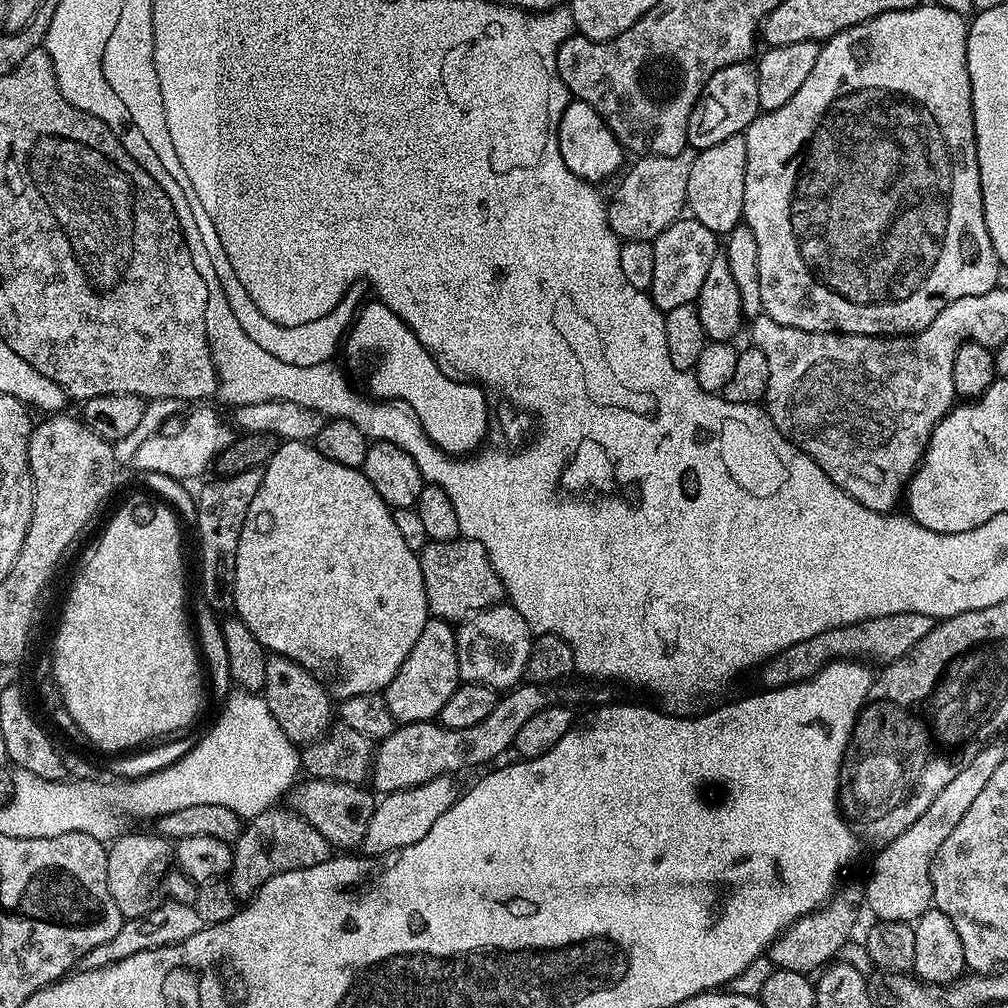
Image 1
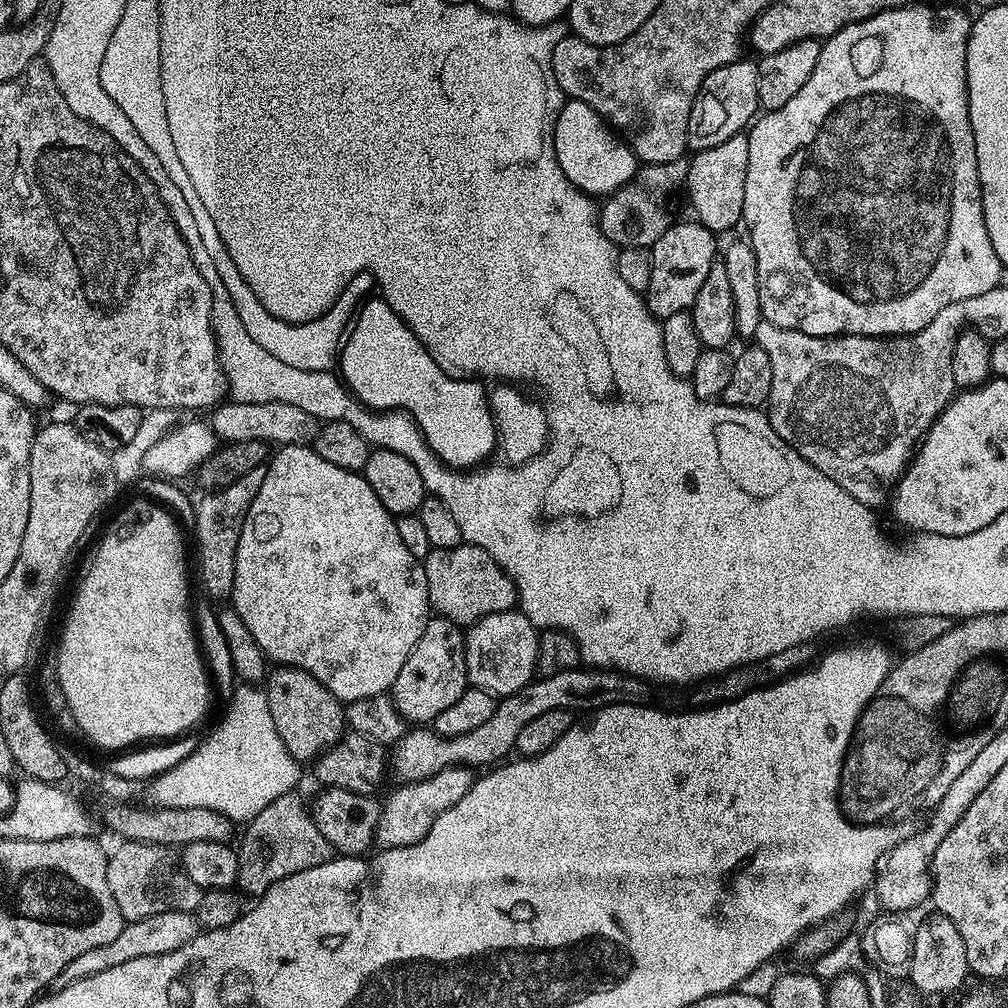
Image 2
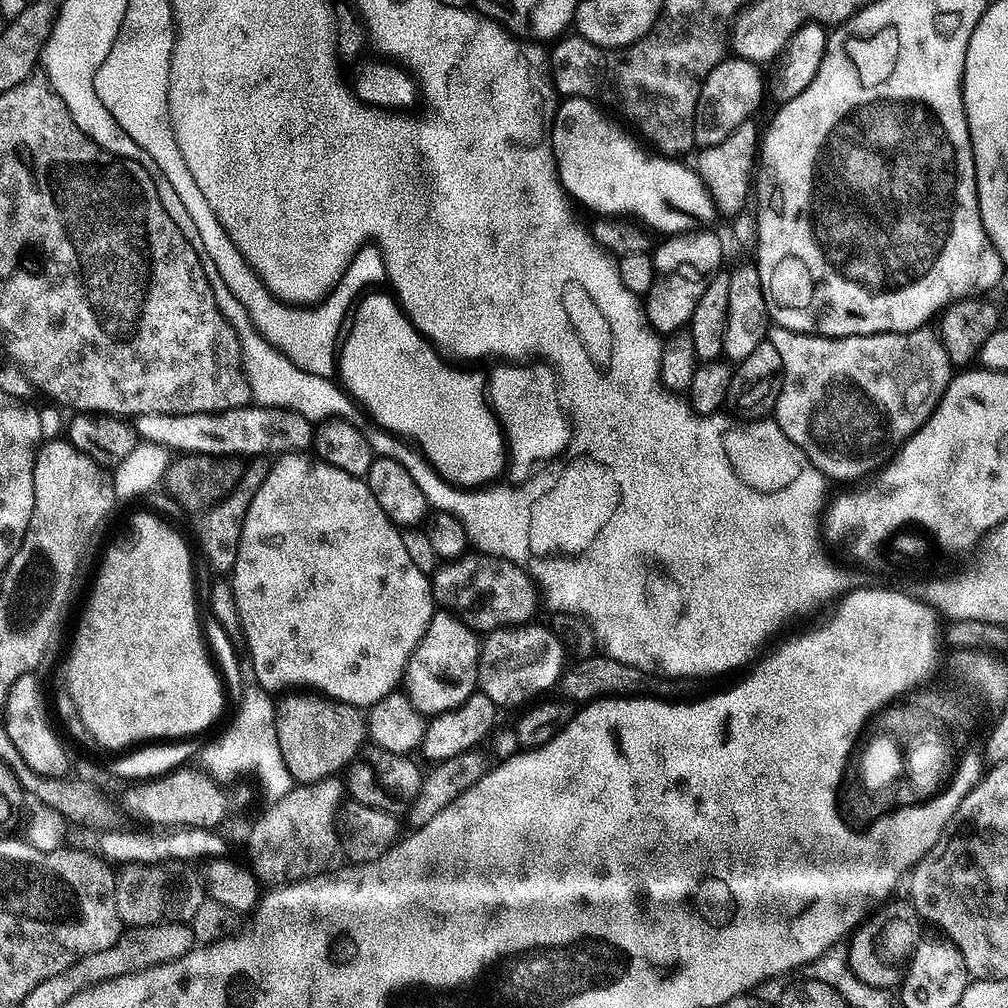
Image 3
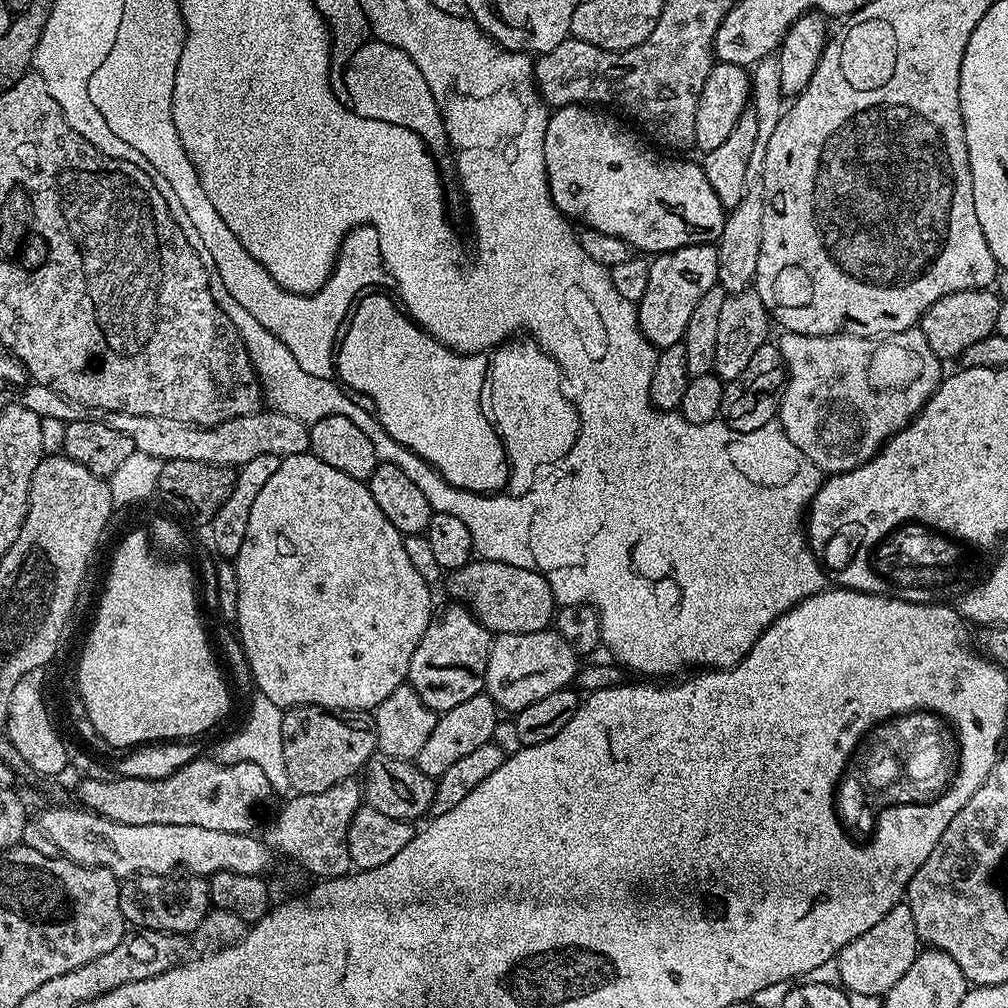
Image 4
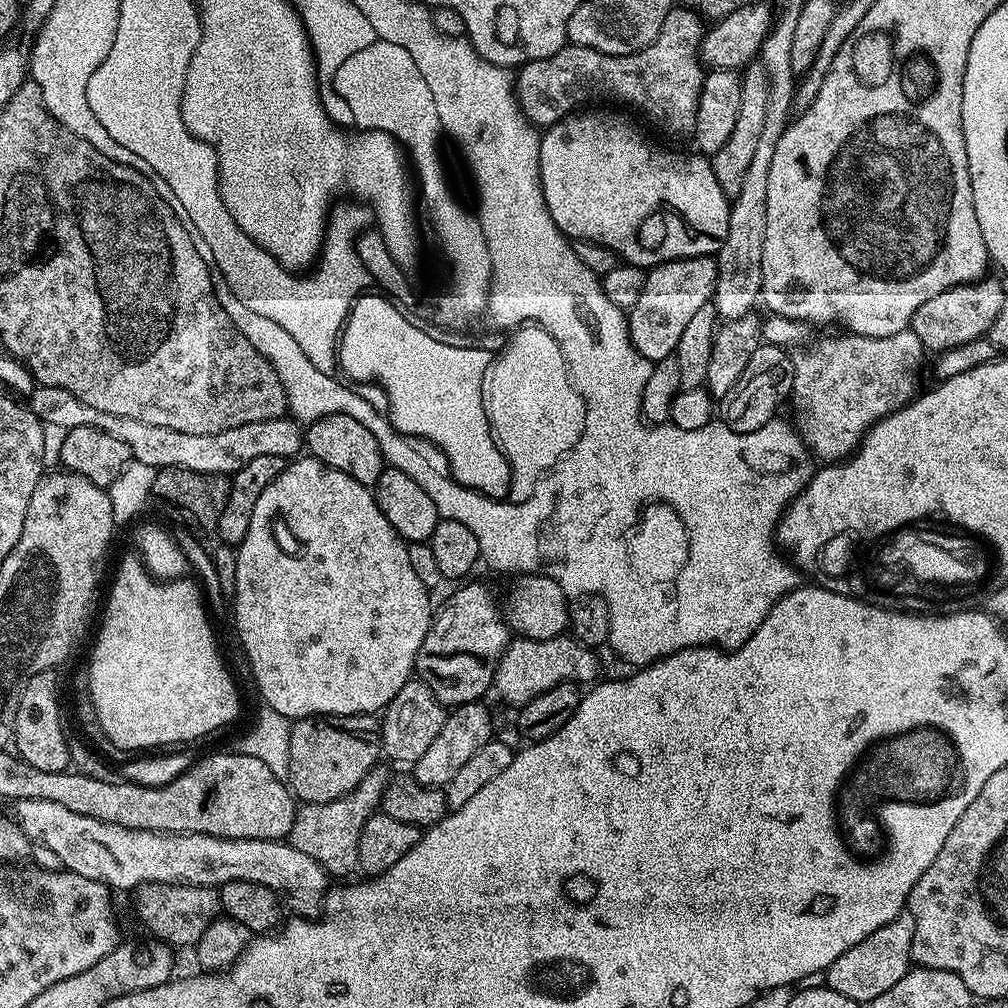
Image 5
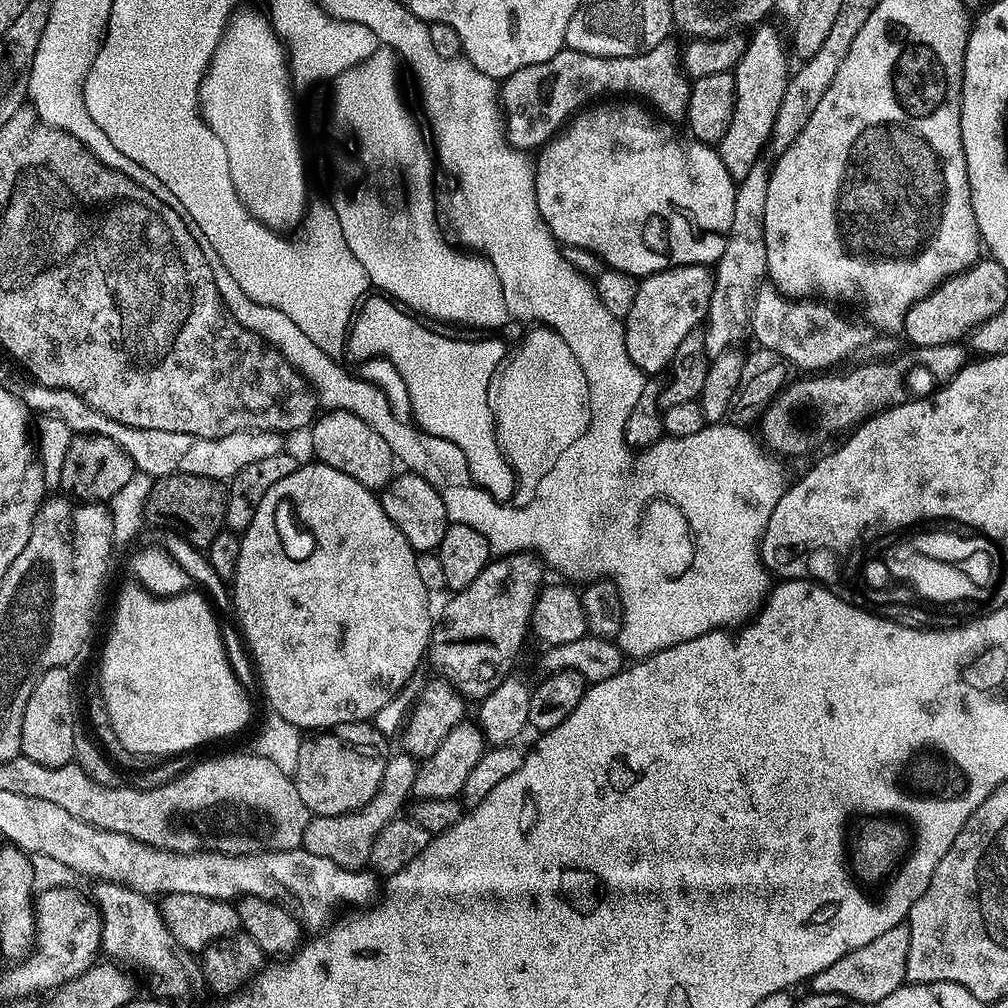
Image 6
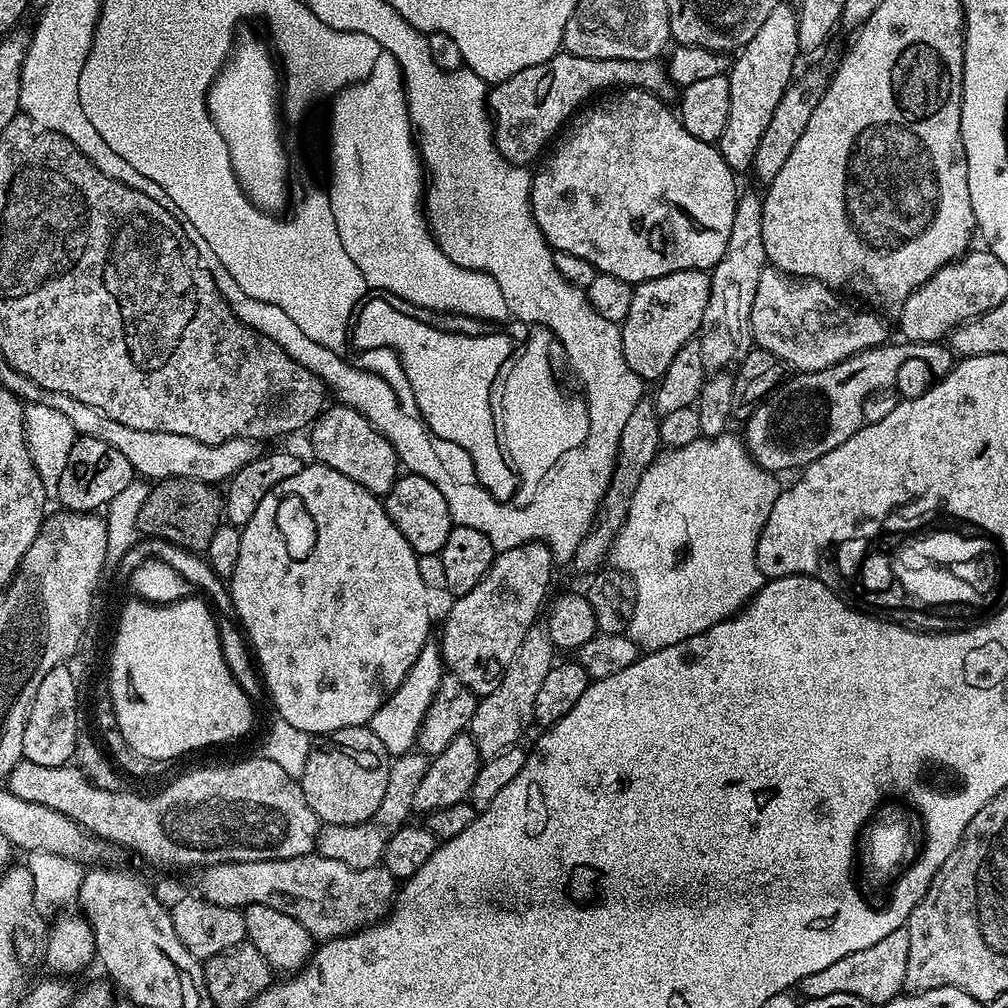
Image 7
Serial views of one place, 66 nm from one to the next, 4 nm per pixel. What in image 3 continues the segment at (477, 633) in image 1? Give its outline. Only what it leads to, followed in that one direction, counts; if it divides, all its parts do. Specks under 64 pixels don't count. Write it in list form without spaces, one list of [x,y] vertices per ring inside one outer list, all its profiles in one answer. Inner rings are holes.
[[[536,623],[495,628],[480,641],[478,688],[486,694],[486,698],[490,698],[490,702],[501,709],[516,708],[519,704],[525,705],[533,701],[539,692],[559,685],[560,677],[565,671],[566,648],[560,645],[559,638],[550,629]]]

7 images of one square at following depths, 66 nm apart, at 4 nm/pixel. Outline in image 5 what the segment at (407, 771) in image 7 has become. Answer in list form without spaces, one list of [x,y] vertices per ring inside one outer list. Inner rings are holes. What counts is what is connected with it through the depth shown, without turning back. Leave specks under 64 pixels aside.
[[[373,770],[362,778],[362,782],[350,794],[342,798],[334,798],[334,802],[325,804],[304,804],[299,809],[292,823],[290,843],[302,854],[310,854],[314,862],[318,862],[329,877],[344,876],[347,872],[356,872],[358,868],[358,838],[362,834],[362,826],[381,807],[384,798],[386,779],[380,770]]]

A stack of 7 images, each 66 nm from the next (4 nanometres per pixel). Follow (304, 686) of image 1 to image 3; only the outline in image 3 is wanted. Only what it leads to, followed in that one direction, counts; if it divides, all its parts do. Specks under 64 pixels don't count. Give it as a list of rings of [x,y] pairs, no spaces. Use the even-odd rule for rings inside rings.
[[[292,690],[281,695],[275,706],[278,750],[282,750],[282,762],[286,762],[288,773],[296,784],[313,784],[328,776],[336,776],[361,755],[360,747],[366,744],[366,716],[353,704],[329,700],[312,690]]]

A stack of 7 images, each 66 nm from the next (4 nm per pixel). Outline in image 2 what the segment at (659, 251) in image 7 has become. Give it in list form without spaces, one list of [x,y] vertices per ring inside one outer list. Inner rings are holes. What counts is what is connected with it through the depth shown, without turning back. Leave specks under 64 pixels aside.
[[[568,98],[560,107],[560,113],[554,122],[554,154],[558,158],[558,166],[562,166],[562,174],[570,178],[575,188],[579,188],[581,192],[586,192],[593,198],[604,198],[619,191],[633,179],[632,175],[635,177],[638,172],[635,152],[613,131],[604,117],[599,116],[590,105],[581,100]]]

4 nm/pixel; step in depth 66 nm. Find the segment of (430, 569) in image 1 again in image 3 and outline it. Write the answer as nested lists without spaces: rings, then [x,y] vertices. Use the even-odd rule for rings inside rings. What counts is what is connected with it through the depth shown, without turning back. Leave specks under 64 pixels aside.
[[[469,551],[457,560],[445,560],[430,576],[432,582],[432,599],[441,609],[460,617],[473,632],[487,634],[495,628],[514,624],[526,624],[533,619],[538,604],[538,589],[535,581],[527,571],[514,562],[501,556],[490,556],[486,552]]]

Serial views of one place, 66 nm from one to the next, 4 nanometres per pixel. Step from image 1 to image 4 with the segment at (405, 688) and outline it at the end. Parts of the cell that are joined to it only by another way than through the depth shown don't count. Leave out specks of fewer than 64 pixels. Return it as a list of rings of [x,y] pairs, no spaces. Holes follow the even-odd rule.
[[[451,606],[445,612],[437,611],[433,615],[432,621],[428,623],[426,634],[422,634],[422,638],[418,642],[418,646],[414,650],[414,654],[408,663],[408,678],[407,683],[412,685],[412,689],[418,694],[418,698],[422,698],[422,702],[426,702],[426,706],[432,709],[433,712],[439,714],[450,710],[454,706],[458,706],[458,702],[466,702],[466,698],[474,698],[479,692],[484,691],[484,671],[486,670],[486,658],[488,657],[488,645],[490,643],[490,634],[481,624],[476,621],[476,617],[463,606]]]

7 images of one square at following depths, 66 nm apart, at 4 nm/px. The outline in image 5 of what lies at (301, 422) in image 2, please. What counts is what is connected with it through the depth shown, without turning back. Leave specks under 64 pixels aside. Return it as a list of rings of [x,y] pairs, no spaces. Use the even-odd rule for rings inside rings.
[[[41,384],[33,389],[32,397],[26,400],[26,406],[38,417],[41,424],[67,429],[94,426],[98,430],[106,430],[106,434],[119,438],[126,442],[126,446],[130,446],[133,460],[157,470],[185,468],[206,474],[228,476],[242,470],[242,466],[246,466],[246,462],[253,458],[262,458],[262,454],[274,454],[285,458],[299,457],[306,444],[301,425],[287,415],[270,418],[266,422],[246,422],[246,426],[234,426],[234,430],[222,430],[222,434],[182,434],[182,430],[150,426],[134,418],[122,418],[118,414],[106,414],[106,410],[94,410],[94,406],[86,406],[86,402],[74,398],[70,390],[62,390],[58,386]]]

